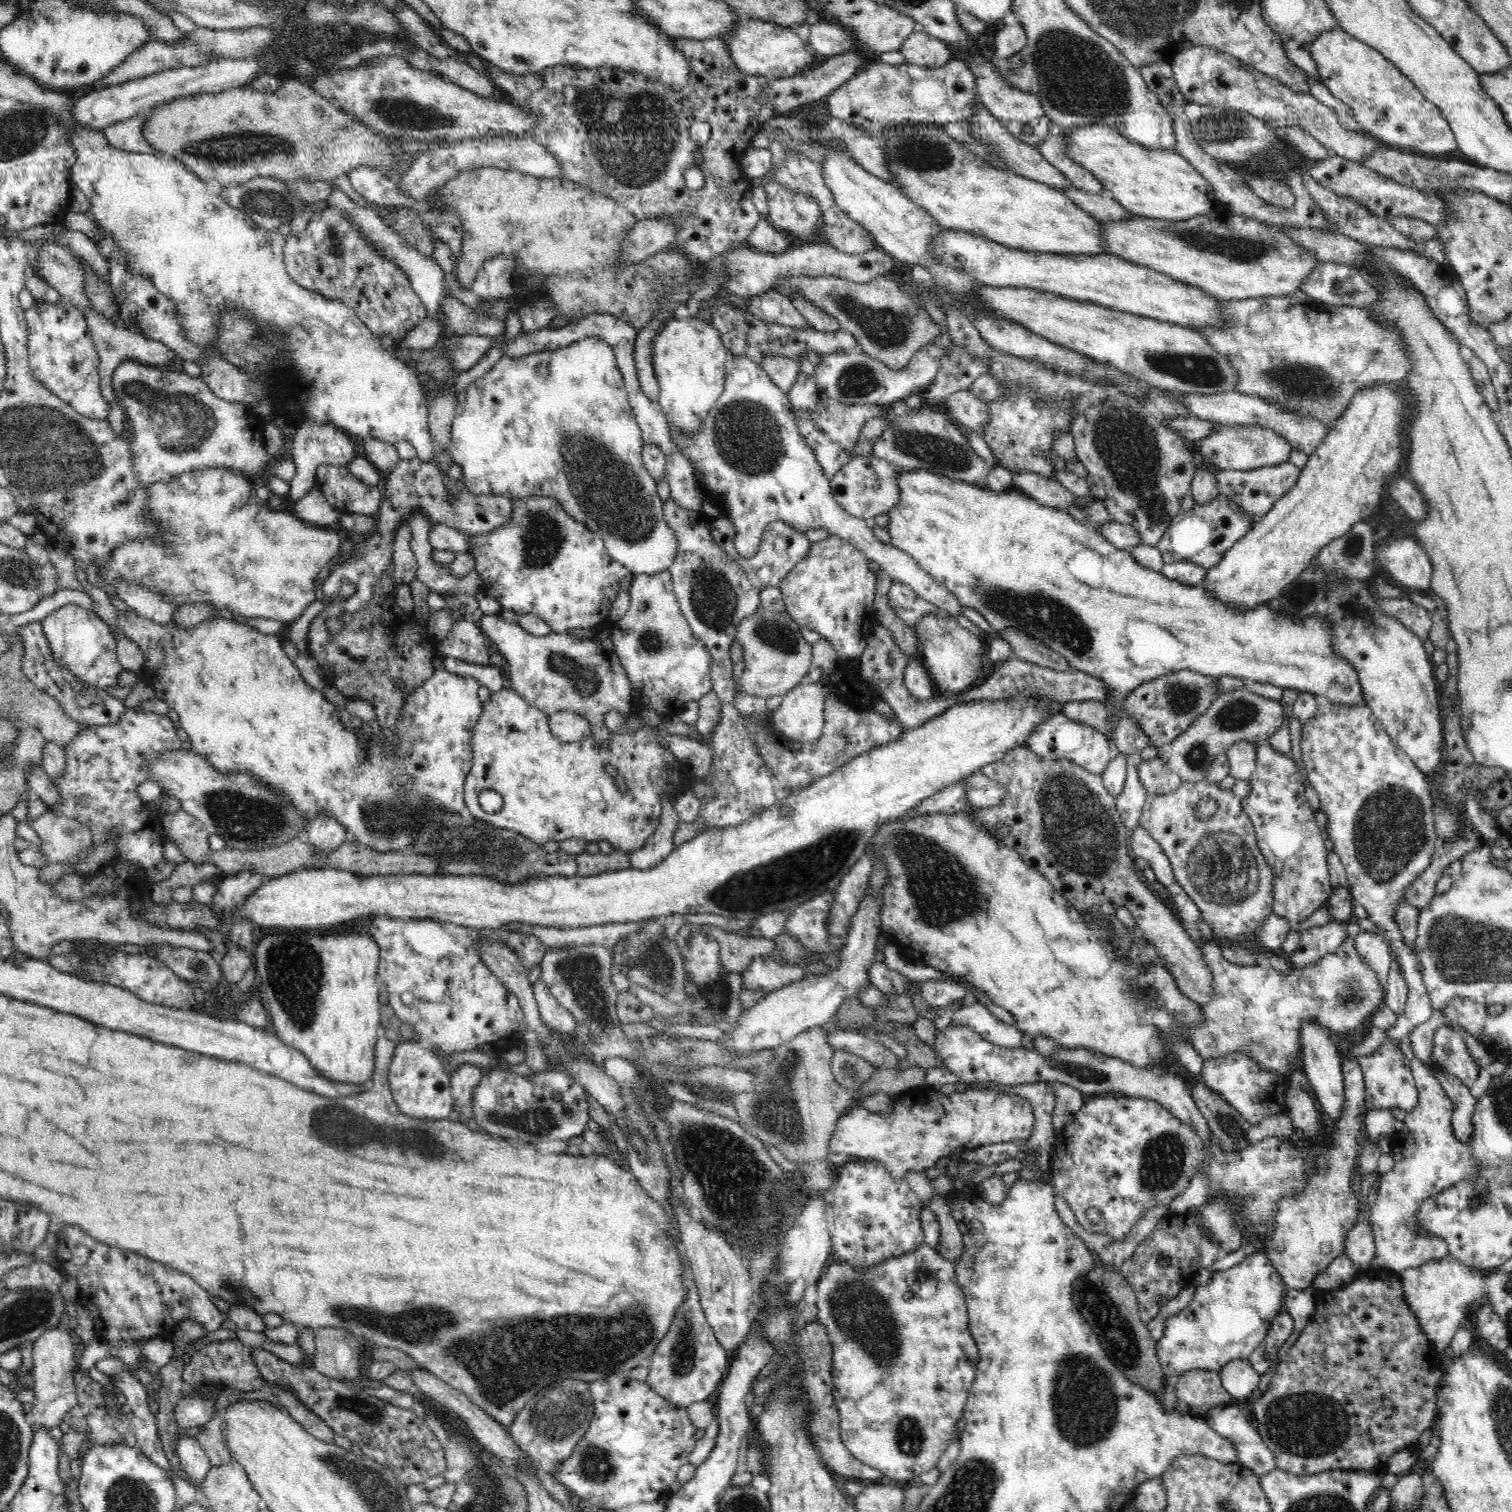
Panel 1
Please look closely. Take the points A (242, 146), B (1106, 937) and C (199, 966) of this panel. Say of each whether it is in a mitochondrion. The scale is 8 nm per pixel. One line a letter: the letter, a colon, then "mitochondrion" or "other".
A: mitochondrion
B: other
C: other

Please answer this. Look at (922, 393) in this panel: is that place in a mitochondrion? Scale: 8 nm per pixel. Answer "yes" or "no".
no

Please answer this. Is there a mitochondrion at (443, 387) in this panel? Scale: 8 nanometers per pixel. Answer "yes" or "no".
no

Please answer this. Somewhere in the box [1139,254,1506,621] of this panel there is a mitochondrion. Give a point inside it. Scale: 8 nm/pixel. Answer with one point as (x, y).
(1309, 385)

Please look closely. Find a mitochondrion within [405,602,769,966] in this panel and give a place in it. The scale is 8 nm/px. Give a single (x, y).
(463, 844)

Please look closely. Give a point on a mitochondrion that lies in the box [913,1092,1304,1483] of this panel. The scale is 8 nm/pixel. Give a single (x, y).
(1085, 1400)

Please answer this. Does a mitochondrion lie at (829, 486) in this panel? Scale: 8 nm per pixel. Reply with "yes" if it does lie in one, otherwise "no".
no

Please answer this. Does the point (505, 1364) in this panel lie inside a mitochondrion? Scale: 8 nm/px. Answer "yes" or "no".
yes

